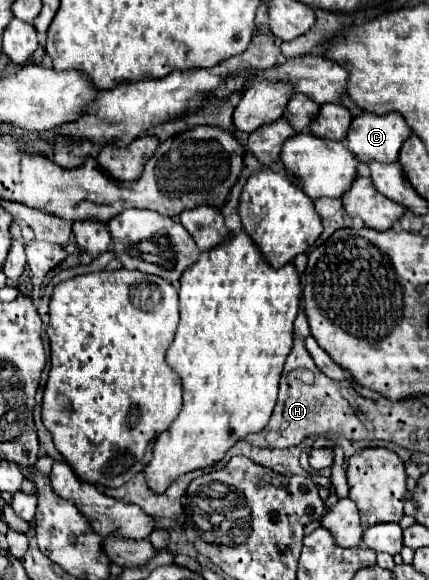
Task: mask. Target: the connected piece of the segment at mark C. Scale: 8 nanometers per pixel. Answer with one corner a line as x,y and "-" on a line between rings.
364,111
362,115
354,117
346,145
364,163
370,159
380,163
394,163
398,161
402,143
410,135
412,129
400,113
390,111
386,115
376,115

